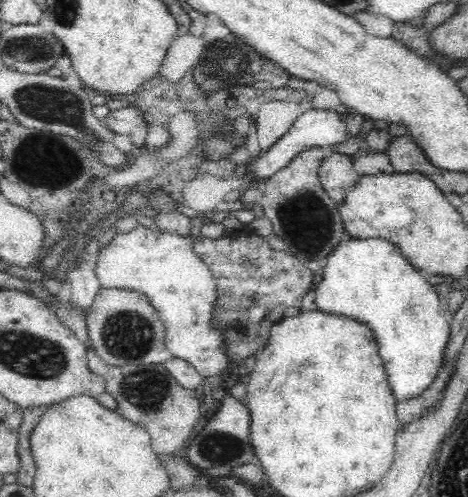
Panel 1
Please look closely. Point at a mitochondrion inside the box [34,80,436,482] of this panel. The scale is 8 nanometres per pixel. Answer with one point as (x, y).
(308, 220)

